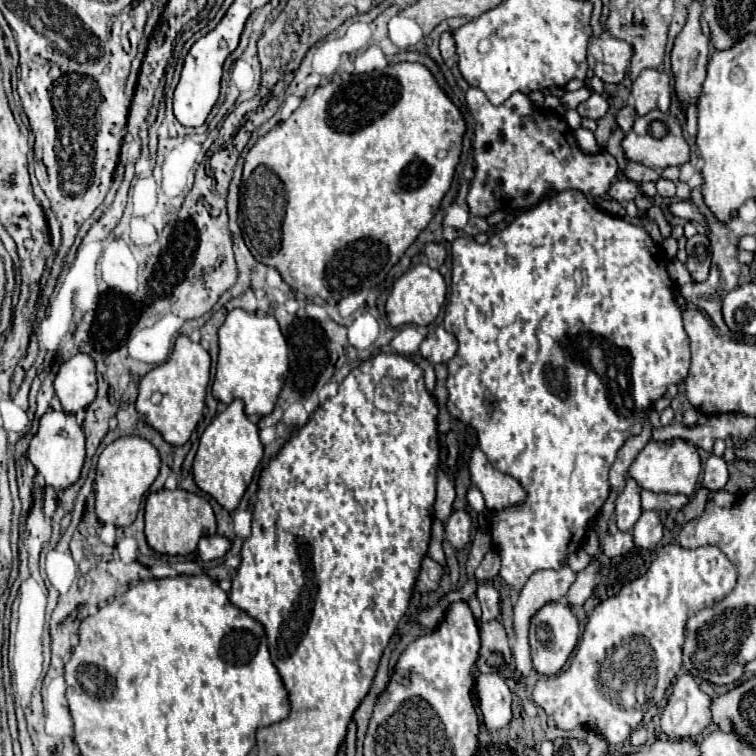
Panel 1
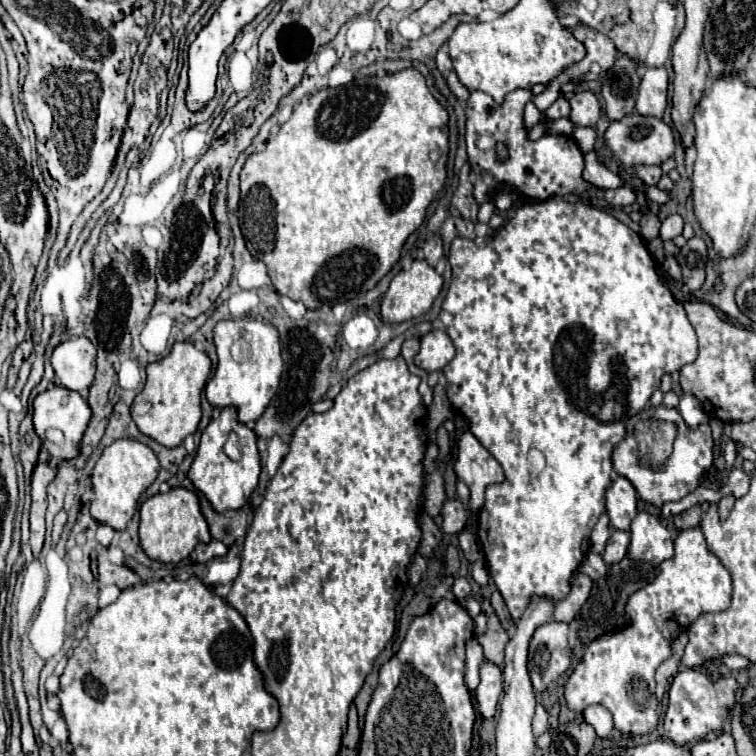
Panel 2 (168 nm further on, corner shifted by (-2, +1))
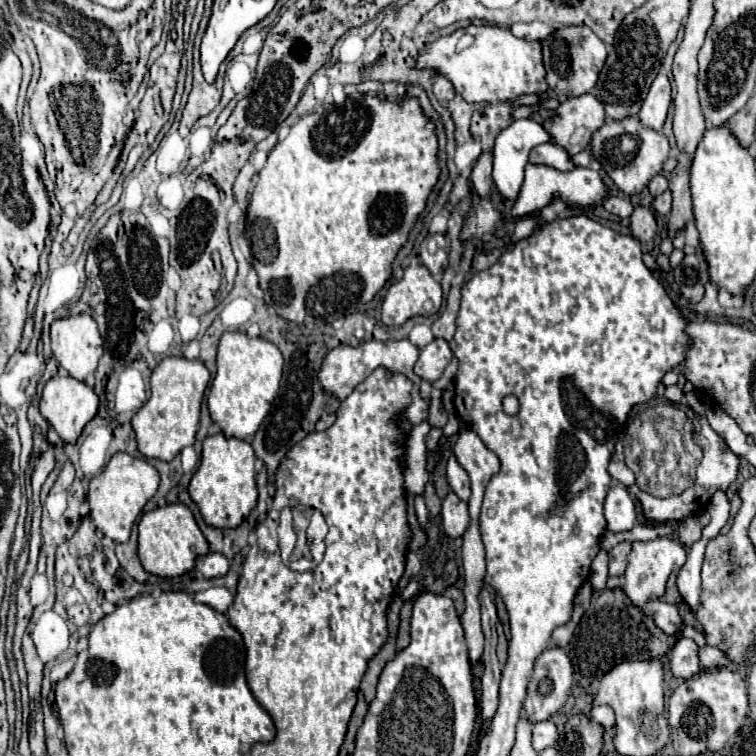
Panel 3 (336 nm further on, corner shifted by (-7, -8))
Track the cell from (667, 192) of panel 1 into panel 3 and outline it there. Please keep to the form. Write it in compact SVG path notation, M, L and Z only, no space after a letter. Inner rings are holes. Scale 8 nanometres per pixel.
M666 190L666 192L662 192L660 196L656 196L656 200L654 200L654 208L656 208L658 214L668 214L670 208L672 208L672 192Z

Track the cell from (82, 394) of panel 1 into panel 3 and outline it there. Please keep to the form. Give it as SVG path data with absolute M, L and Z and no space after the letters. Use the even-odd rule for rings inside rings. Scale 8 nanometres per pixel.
M72 316L56 320L50 328L52 352L72 378L84 382L96 372L98 360L102 356L102 338L98 334L96 322L86 316Z

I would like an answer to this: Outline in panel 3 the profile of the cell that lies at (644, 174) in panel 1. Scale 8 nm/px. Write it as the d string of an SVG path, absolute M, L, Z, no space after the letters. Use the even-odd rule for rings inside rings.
M656 174L656 176L650 180L650 184L648 184L648 190L650 190L652 196L662 194L666 188L668 188L668 180L664 178L664 174Z

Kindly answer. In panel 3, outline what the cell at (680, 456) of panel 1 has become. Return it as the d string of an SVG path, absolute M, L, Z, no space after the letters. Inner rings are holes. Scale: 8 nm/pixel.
M684 402L684 406L682 406L682 410L684 410L686 416L690 416L690 420L692 420L692 424L694 424L694 442L696 442L696 444L702 448L702 452L704 452L704 458L702 458L702 462L700 462L700 466L698 466L698 472L696 472L696 480L694 480L694 484L692 484L690 488L686 488L686 490L684 490L682 494L678 494L678 496L668 496L668 498L656 498L656 496L652 496L652 494L640 490L640 488L636 486L634 472L632 472L632 470L626 466L626 462L624 462L622 442L616 444L616 452L612 454L612 460L610 460L610 466L608 466L610 476L616 478L618 482L622 482L622 484L628 488L628 492L636 496L636 500L640 502L640 506L642 506L642 510L644 510L646 520L656 522L656 524L680 522L680 520L686 518L688 514L696 514L696 512L700 514L700 512L704 512L706 506L708 506L708 502L710 502L710 498L712 498L712 494L714 494L718 488L726 490L726 488L736 480L736 474L738 474L738 456L728 450L728 446L724 444L724 440L710 428L710 424L706 422L706 418L696 416L696 414L692 412L692 408L690 408L686 402Z

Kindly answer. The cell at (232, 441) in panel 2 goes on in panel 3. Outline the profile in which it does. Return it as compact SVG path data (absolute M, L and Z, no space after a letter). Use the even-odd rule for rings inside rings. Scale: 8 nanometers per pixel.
M224 332L218 346L218 372L208 392L208 410L224 436L250 440L272 408L280 388L284 358L276 344L258 336L250 338L244 332Z

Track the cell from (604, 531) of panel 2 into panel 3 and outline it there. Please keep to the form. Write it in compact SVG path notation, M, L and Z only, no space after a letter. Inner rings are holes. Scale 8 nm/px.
M602 548L592 562L592 572L588 580L596 590L602 590L606 588L606 578L608 578L608 552Z

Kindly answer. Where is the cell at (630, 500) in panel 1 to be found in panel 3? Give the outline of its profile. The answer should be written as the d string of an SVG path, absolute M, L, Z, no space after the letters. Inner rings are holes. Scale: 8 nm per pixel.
M616 484L608 490L606 522L610 532L628 532L636 526L636 504L622 484Z

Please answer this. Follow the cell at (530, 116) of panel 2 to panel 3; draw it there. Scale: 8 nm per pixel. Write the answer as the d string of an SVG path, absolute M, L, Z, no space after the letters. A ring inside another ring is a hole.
M516 120L512 122L508 128L504 128L494 144L494 170L492 170L492 178L494 184L500 192L500 196L504 200L516 200L516 196L520 194L520 188L524 184L524 166L528 164L528 154L534 146L540 146L544 142L550 142L552 136L548 136L548 132L544 132L544 126L536 120Z

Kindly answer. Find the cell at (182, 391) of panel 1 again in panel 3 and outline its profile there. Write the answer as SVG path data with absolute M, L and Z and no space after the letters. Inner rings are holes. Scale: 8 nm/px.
M184 356L164 358L150 378L152 396L134 414L132 428L138 438L138 450L146 458L172 460L184 446L192 446L200 424L200 404L210 382L210 372L202 360L186 360Z

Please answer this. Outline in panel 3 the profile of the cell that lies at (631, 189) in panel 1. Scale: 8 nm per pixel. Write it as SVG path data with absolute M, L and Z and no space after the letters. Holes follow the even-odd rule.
M610 196L610 198L604 200L604 208L606 208L608 212L620 216L620 218L628 218L628 216L632 216L632 212L634 212L634 206L630 204L628 198L614 198L614 196Z

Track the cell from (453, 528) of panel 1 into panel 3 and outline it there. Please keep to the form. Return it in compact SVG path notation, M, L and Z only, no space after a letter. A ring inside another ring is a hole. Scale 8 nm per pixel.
M450 492L444 502L442 502L442 526L444 526L444 532L450 536L450 538L460 538L464 536L468 524L470 524L470 518L468 518L468 506L466 502L458 500L458 496L454 492Z

